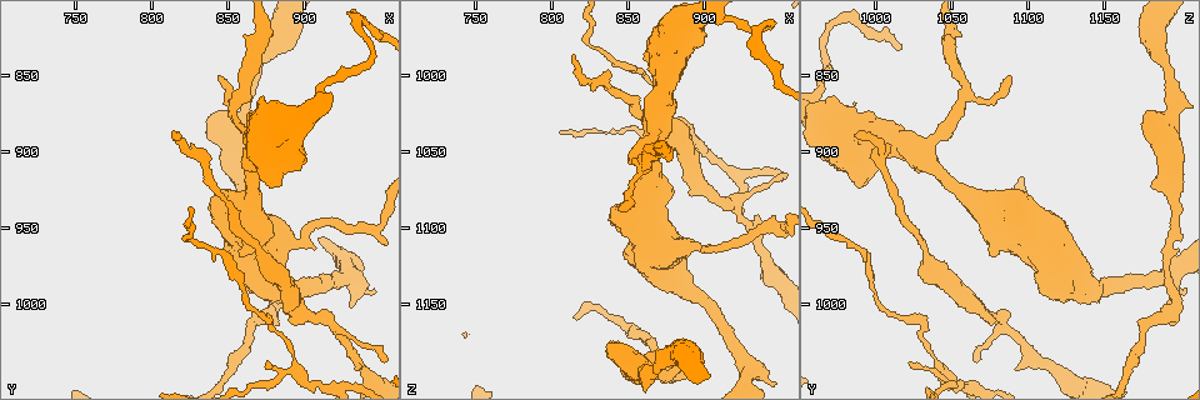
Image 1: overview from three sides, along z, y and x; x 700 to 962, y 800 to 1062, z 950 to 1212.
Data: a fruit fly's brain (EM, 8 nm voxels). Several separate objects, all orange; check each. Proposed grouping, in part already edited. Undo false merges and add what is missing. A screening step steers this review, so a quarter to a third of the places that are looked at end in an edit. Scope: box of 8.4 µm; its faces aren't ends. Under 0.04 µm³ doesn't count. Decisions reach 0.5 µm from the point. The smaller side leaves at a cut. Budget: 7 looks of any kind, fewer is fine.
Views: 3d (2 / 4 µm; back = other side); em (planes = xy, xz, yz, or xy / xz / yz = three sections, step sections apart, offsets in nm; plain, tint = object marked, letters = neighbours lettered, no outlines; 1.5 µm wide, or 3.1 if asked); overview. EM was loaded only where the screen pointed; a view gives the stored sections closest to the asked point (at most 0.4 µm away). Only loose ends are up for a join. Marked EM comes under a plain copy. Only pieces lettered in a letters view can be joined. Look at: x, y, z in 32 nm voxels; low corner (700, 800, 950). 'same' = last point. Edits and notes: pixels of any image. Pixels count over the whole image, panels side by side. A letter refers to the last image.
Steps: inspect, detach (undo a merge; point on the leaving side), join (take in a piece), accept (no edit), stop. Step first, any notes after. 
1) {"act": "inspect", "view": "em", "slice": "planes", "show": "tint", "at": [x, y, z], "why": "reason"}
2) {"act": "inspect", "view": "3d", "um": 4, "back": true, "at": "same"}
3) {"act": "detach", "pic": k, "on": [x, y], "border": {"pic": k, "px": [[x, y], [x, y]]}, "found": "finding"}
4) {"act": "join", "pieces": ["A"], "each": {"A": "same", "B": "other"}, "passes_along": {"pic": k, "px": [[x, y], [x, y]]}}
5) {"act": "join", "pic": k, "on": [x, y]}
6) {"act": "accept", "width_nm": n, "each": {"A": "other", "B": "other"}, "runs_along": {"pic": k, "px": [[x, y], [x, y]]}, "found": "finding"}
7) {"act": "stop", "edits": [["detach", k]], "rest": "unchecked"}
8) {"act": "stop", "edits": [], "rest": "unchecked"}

{"act": "inspect", "view": "3d", "um": 2, "at": [868, 922, 1182], "why": "stops while still wide"}

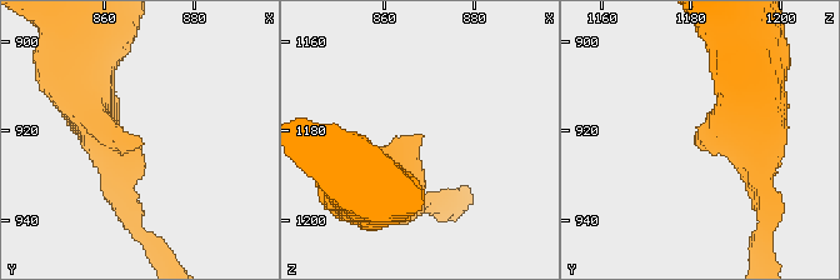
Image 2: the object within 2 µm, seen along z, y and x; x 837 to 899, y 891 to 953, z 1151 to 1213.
{"act": "inspect", "view": "em", "slice": "planes", "show": "letters", "at": [869, 922, 1182]}

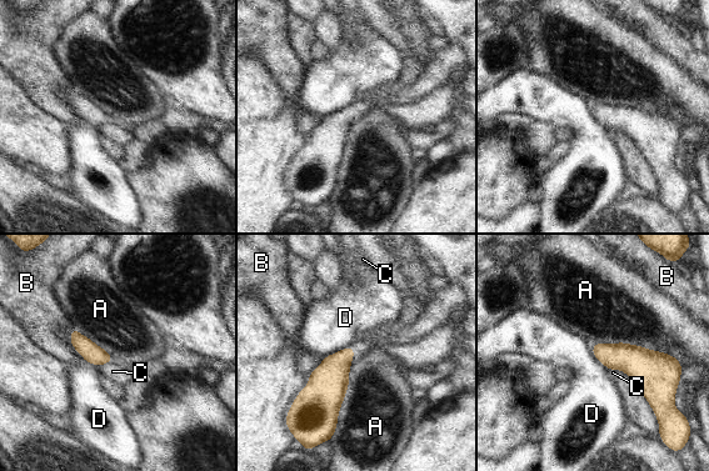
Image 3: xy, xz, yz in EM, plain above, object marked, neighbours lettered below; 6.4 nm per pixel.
{"act": "accept", "longest_contact_nm": ["A", 600], "each": {"A": "other", "B": "other", "C": "other", "D": "other"}, "found": "no lettered piece goes on from it"}

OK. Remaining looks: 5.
{"act": "inspect", "view": "3d", "um": 2, "at": [868, 844, 1190], "why": "narrows sharply"}

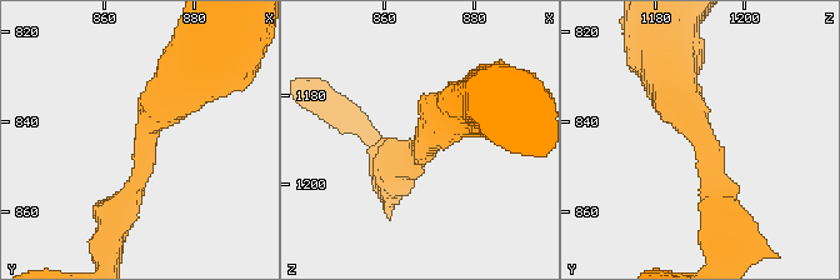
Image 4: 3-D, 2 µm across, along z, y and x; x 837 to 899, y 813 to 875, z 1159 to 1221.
{"act": "inspect", "view": "em", "slice": "planes", "show": "letters", "at": [869, 844, 1191], "arm_widths_nm": [280, 480], "why": "now the EM"}

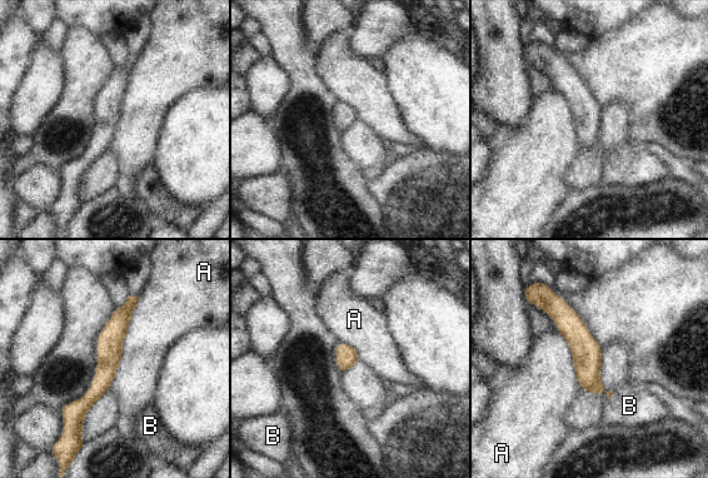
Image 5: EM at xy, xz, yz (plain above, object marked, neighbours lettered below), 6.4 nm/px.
{"act": "accept", "each": {"A": "other", "B": "other"}, "border": {"pic": 5, "px": [[140, 295], [108, 389]]}, "found": "all the same neuron"}

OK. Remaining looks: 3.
{"act": "inspect", "view": "3d", "um": 2, "at": [948, 952, 1096], "why": "sharp bend"}

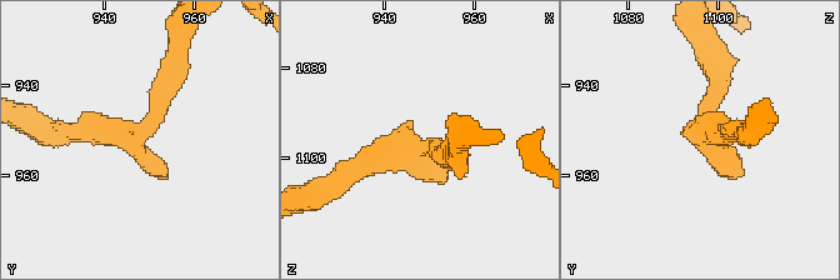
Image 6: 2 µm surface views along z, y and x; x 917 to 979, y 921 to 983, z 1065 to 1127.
{"act": "inspect", "view": "em", "slice": "planes", "show": "tint", "at": [947, 951, 1097], "why": "now the EM"}

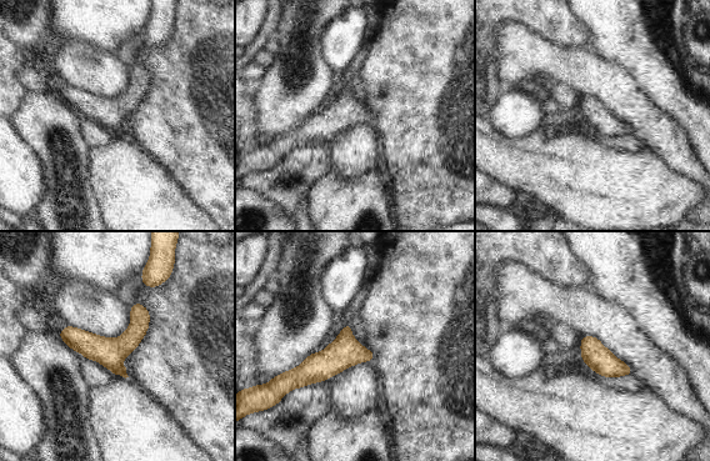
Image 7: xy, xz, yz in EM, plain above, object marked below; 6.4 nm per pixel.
{"act": "inspect", "view": "em", "slice": "planes", "show": "letters", "at": "same"}

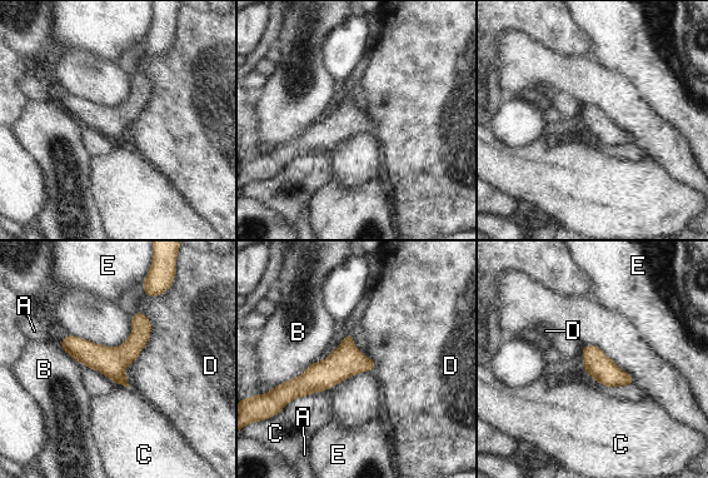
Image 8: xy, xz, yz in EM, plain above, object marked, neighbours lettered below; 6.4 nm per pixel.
{"act": "accept", "each": {"A": "other", "B": "other", "C": "other", "D": "other", "E": "other"}, "border": {"pic": 8, "px": [[139, 309], [150, 337], [128, 366]]}, "found": "continuous, no second neuron"}

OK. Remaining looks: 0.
{"act": "stop", "edits": [], "rest": "unchecked"}

